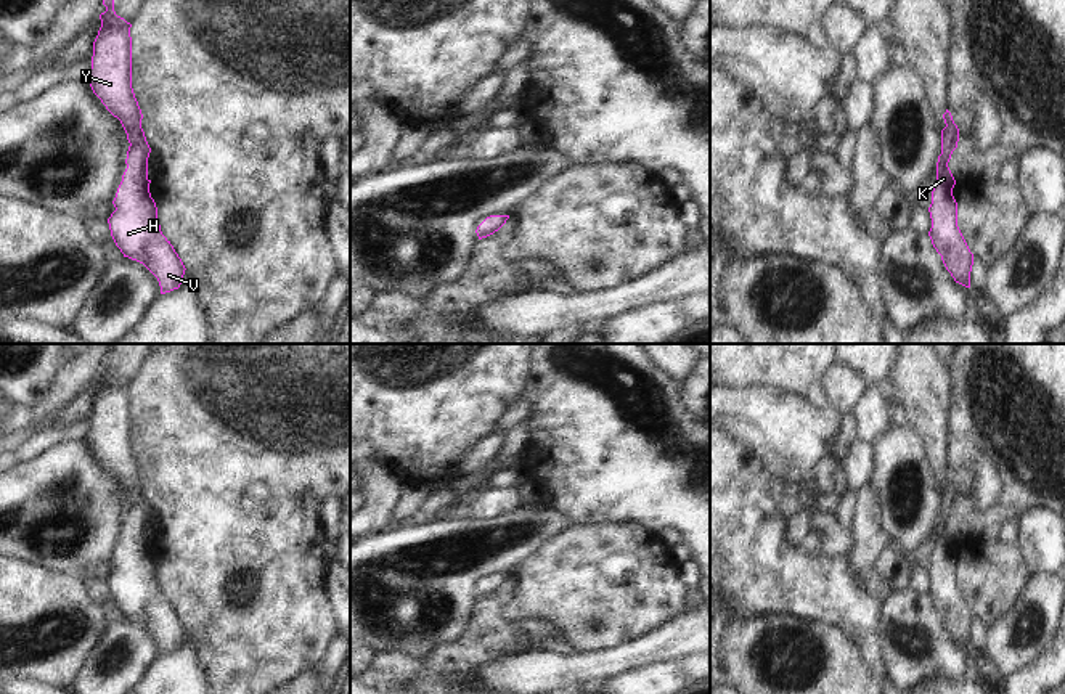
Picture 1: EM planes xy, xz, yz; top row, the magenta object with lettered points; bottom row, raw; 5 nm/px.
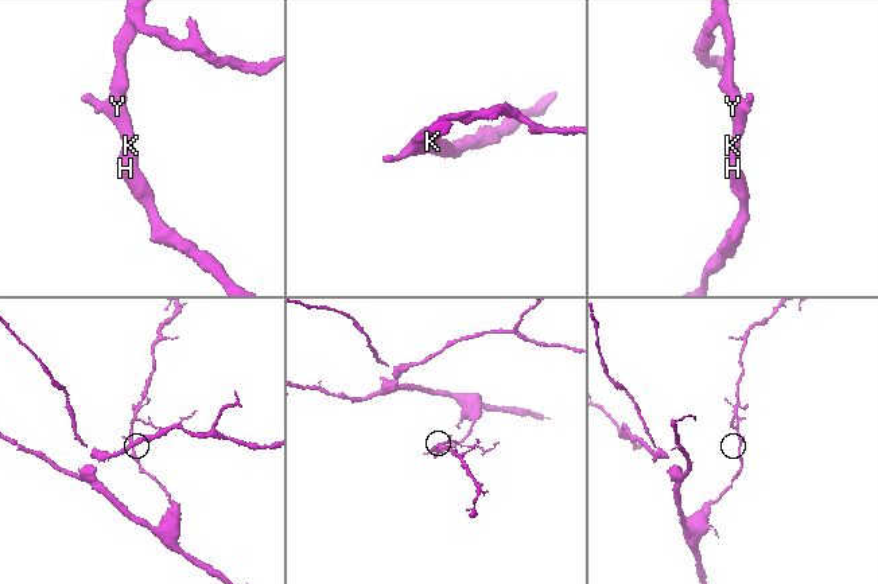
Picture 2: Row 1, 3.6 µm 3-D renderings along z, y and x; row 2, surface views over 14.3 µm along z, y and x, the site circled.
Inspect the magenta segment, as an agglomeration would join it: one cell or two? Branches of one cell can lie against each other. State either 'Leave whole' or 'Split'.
Leave whole.

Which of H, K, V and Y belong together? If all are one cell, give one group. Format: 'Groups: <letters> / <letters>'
Groups: H K V Y.

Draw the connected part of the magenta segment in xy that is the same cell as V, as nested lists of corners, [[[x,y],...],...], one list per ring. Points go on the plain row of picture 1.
[[[109,344],[103,360],[106,371],[100,374],[101,387],[93,402],[92,429],[85,439],[106,469],[120,480],[130,503],[125,519],[127,529],[112,561],[116,570],[108,578],[108,583],[111,596],[124,617],[143,623],[157,638],[161,654],[165,654],[180,647],[186,628],[161,591],[157,567],[149,553],[148,517],[151,508],[141,488],[143,474],[132,448],[132,384],[114,371],[114,347],[116,344]]]

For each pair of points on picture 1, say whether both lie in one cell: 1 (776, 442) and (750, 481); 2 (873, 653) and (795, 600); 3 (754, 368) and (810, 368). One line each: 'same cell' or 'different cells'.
1: different cells
2: same cell
3: same cell

